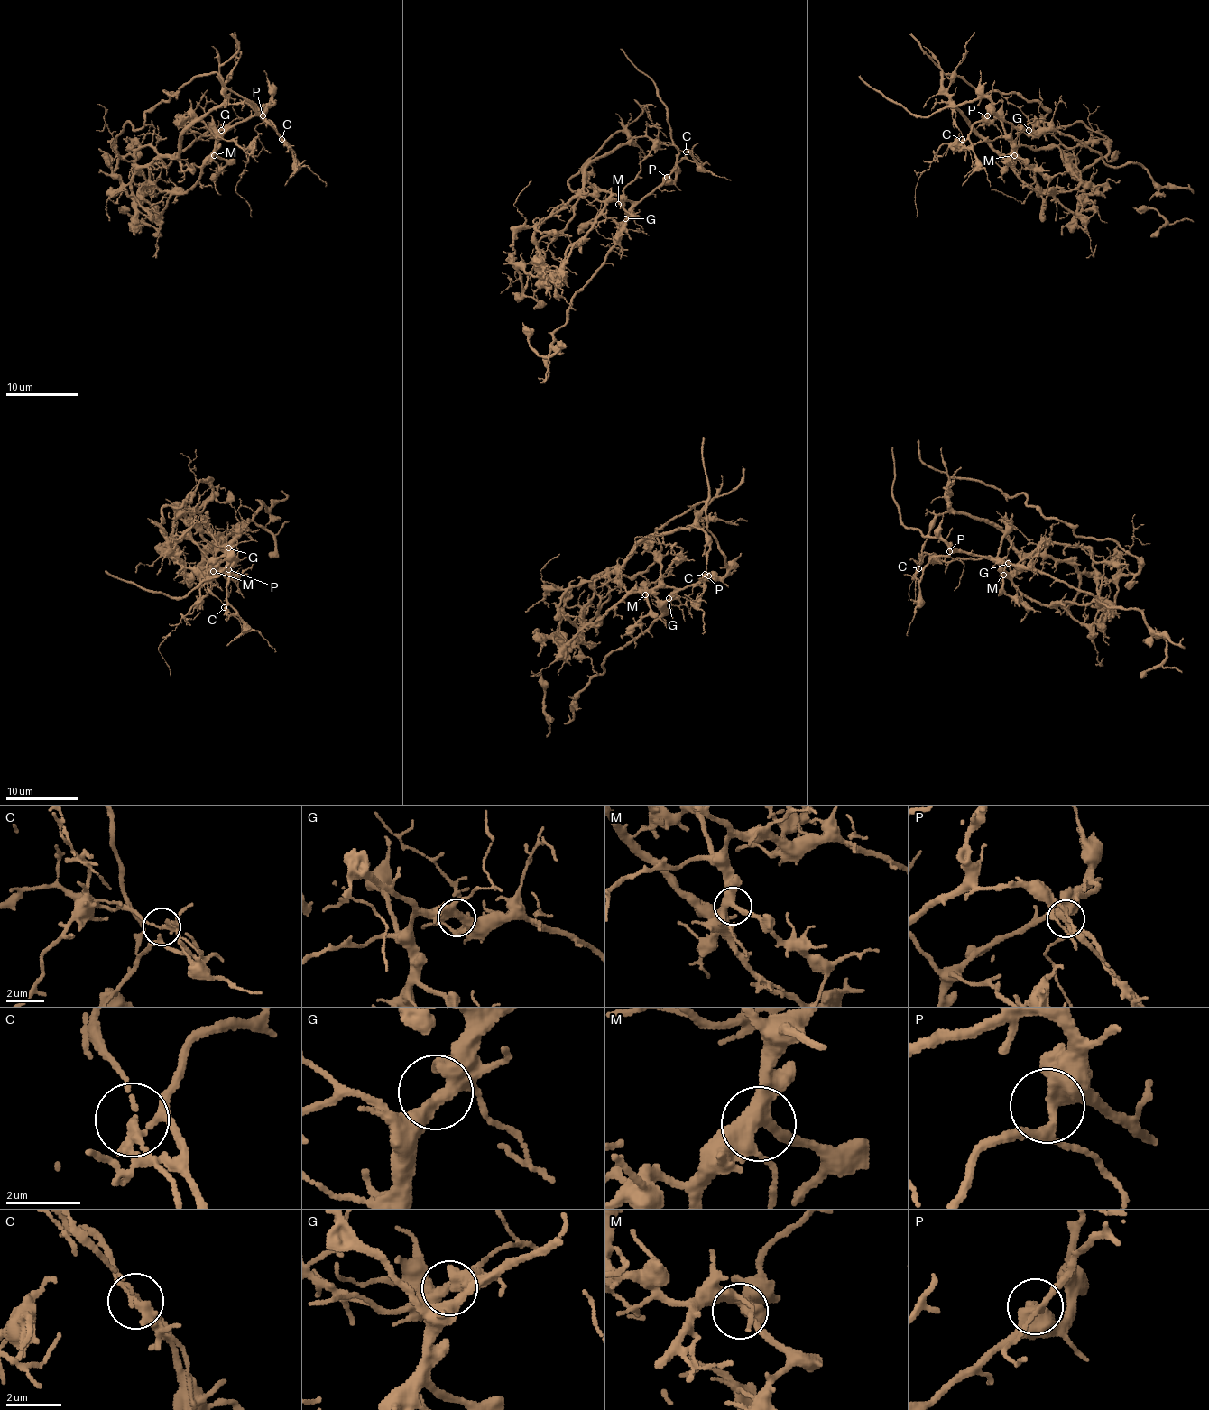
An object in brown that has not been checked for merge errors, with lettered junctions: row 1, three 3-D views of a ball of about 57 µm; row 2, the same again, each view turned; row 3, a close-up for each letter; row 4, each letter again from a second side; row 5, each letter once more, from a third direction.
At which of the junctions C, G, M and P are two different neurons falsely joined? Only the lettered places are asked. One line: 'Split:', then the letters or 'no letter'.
Split: C

